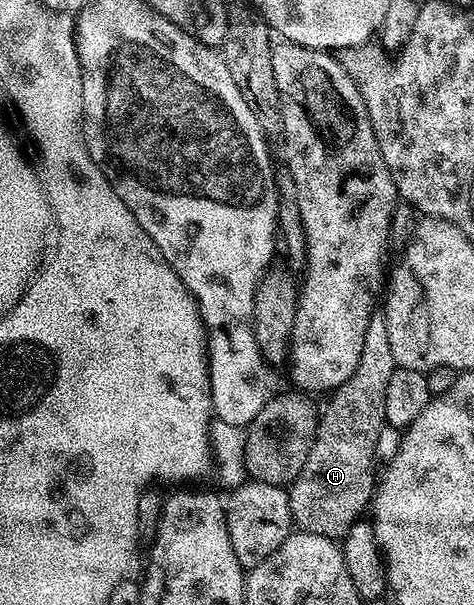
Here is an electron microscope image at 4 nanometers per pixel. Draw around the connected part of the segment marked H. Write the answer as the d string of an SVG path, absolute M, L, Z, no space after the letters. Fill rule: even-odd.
M385 312L370 315L368 331L364 331L364 351L356 371L338 389L333 390L330 402L318 419L318 435L308 451L308 459L300 475L289 486L290 510L294 525L303 533L341 539L354 522L367 512L376 492L374 452L378 436L387 424L385 392L388 379L395 369L392 343L388 343L388 323Z

